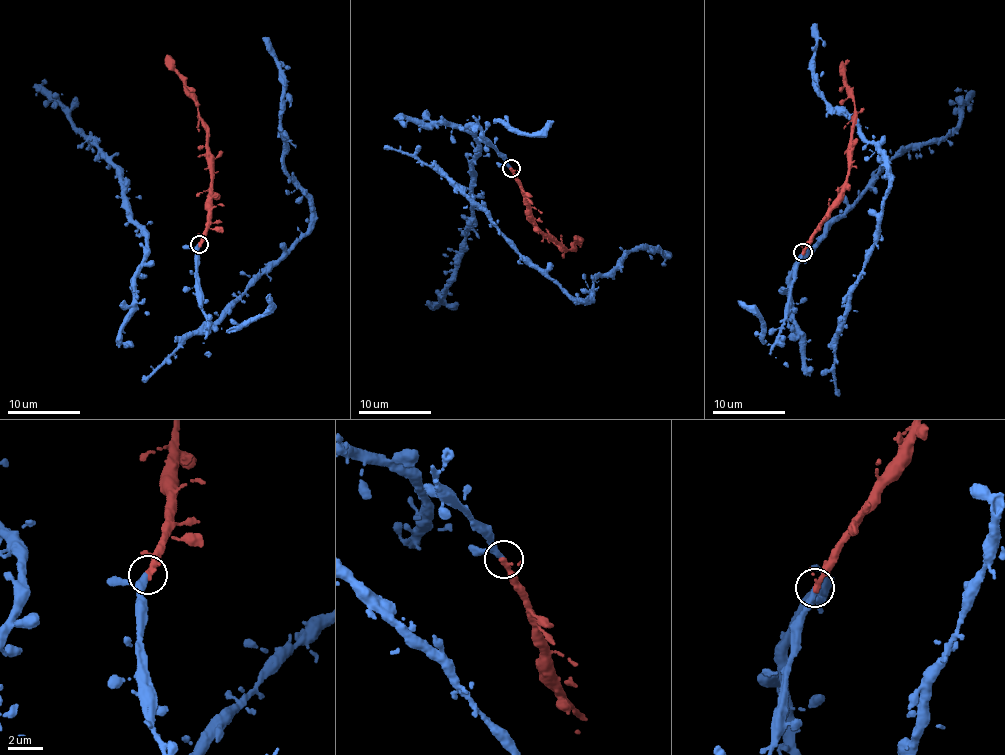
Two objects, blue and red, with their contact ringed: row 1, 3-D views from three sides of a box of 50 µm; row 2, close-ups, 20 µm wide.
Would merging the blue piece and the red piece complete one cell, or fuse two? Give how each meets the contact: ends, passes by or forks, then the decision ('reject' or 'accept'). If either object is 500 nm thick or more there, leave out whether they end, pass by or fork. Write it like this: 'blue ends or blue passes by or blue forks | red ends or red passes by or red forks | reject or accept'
blue passes by | red passes by | accept

